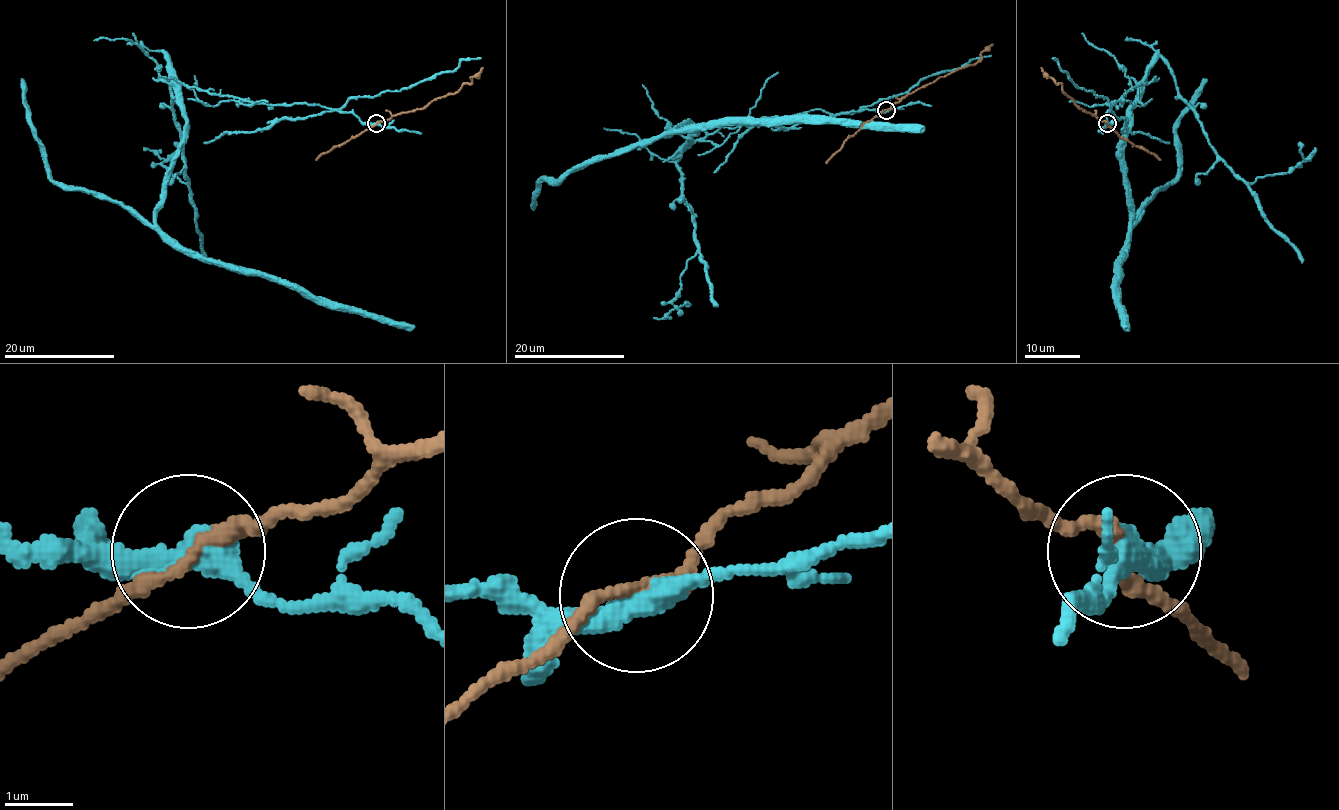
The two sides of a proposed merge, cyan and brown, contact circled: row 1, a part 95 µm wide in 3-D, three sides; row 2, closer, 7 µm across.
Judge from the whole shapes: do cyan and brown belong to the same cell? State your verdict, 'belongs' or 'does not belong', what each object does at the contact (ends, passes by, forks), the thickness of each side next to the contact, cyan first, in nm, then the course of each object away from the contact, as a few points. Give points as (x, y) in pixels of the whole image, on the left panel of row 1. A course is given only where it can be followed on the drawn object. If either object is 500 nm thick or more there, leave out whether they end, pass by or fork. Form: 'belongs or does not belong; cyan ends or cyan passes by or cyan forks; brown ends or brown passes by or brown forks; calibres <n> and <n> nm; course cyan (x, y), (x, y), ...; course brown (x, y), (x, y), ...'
does not belong; cyan passes by; brown passes by; calibres 380 and 200 nm; course cyan (377, 123), (324, 107), (251, 103), (182, 85), (186, 132), (155, 224), (205, 257), (414, 327); course brown (377, 123), (399, 112), (424, 108), (433, 100), (455, 93), (472, 82), (470, 78), (483, 67)

